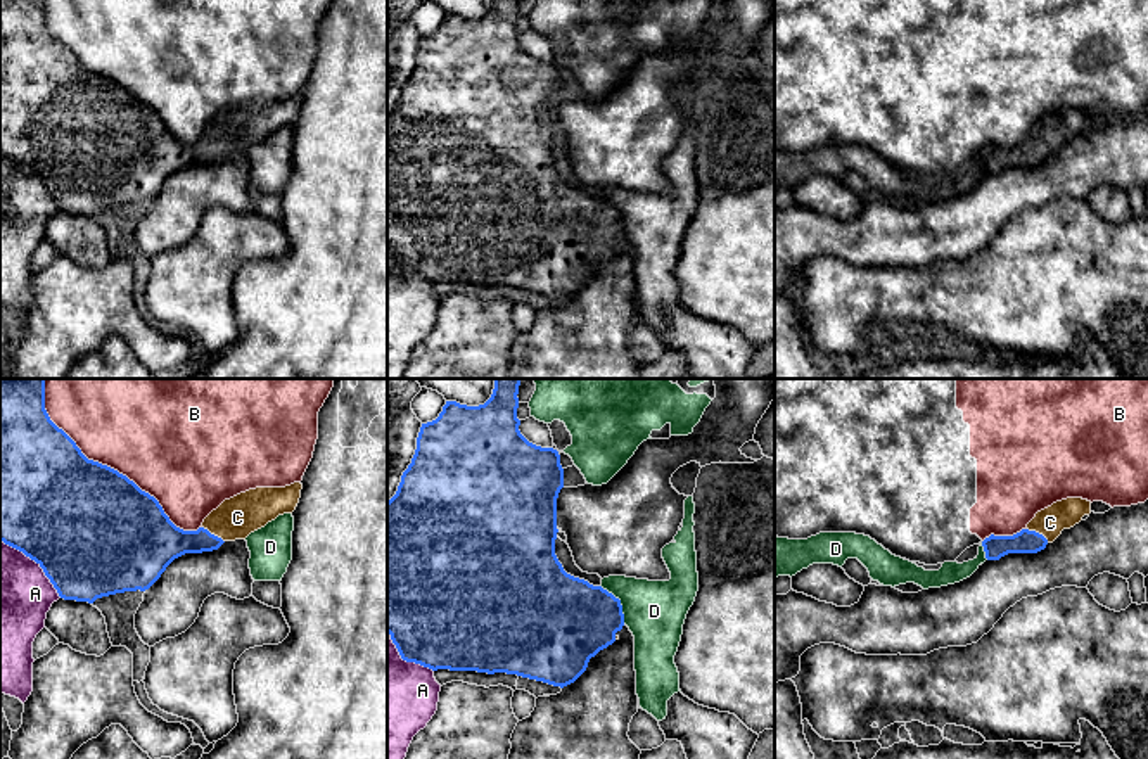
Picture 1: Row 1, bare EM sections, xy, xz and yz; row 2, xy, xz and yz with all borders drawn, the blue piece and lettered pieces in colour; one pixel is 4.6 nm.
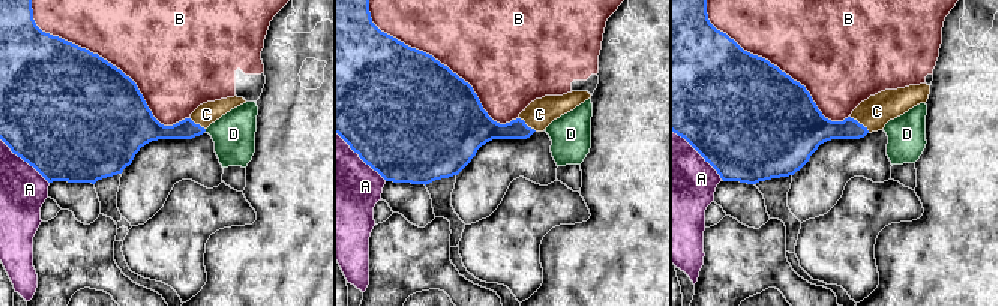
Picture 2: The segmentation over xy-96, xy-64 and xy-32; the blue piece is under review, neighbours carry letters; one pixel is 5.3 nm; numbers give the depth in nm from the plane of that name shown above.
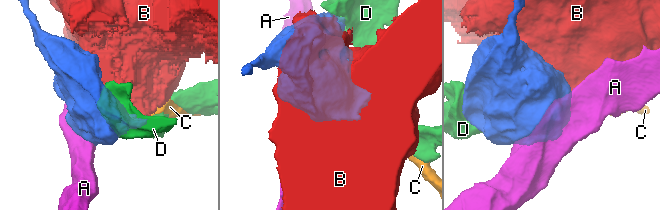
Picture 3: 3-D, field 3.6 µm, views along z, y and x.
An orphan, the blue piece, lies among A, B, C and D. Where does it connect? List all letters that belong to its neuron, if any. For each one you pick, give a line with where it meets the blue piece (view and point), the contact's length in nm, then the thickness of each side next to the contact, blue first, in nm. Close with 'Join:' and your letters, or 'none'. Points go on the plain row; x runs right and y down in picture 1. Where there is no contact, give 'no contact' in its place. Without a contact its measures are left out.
C: meets blue in yz at (1038, 146); contact 120 nm long; 110 nm thick on the blue side, 140 nm on the other
Join: C

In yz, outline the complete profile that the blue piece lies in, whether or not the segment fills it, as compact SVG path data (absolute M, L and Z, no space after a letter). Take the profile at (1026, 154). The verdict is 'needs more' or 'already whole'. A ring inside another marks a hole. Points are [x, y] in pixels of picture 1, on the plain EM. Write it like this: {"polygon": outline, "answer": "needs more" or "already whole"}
{"polygon": "M1067 111L1036 126L1025 142L1013 149L991 147L982 154L985 171L999 173L1008 166L1037 166L1091 126L1091 114Z", "answer": "needs more"}

